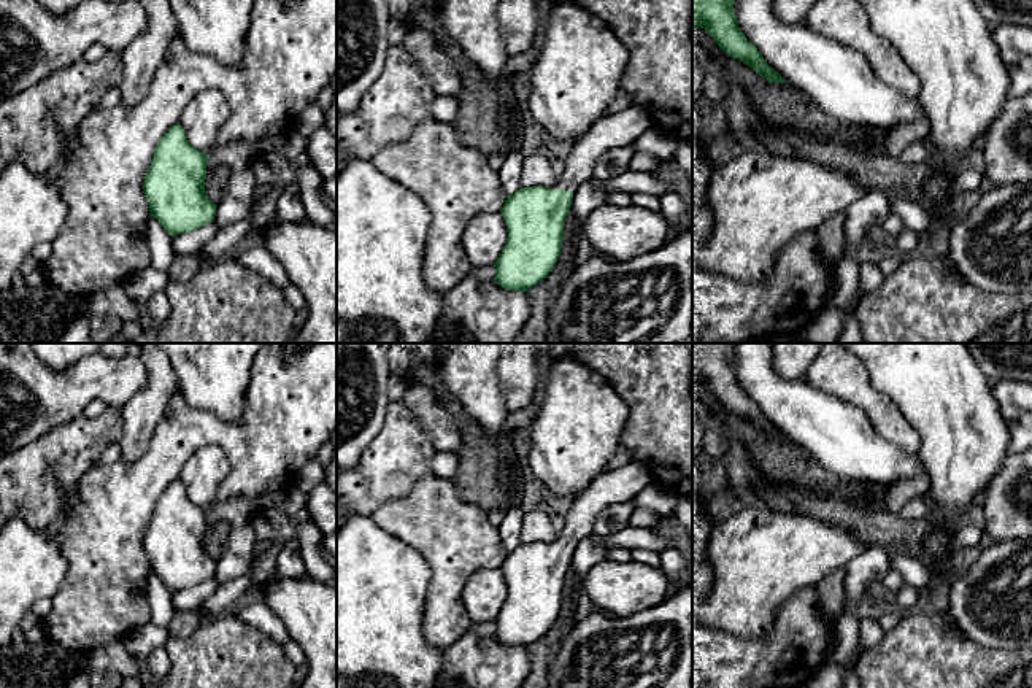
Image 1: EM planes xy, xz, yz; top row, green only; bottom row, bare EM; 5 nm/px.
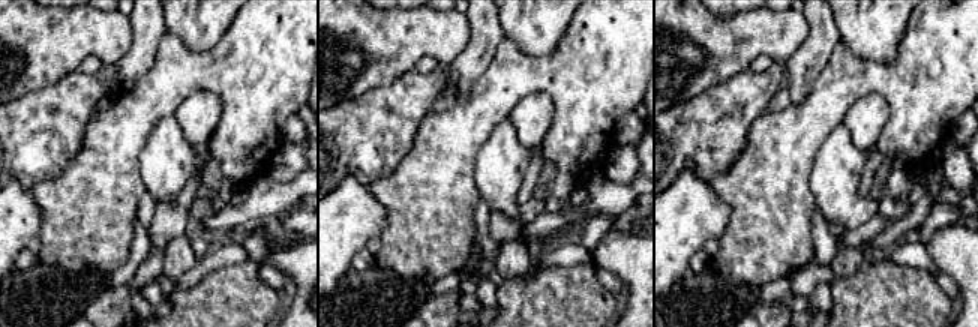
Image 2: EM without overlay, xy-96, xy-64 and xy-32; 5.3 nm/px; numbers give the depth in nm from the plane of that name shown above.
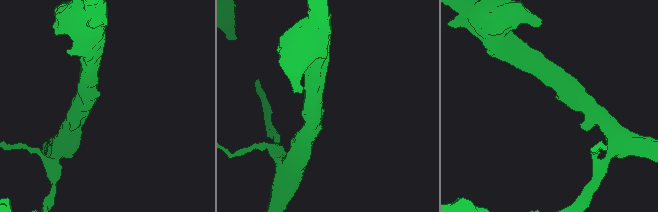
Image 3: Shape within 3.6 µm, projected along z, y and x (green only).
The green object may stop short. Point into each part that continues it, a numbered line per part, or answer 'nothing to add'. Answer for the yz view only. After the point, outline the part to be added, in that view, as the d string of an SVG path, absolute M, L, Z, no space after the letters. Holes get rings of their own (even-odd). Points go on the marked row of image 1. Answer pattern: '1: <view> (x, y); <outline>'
nothing to add

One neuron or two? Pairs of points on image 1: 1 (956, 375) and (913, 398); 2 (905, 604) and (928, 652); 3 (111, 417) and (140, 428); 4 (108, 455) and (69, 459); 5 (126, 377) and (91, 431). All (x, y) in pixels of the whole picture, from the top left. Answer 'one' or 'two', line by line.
1: one
2: two
3: two
4: two
5: two

